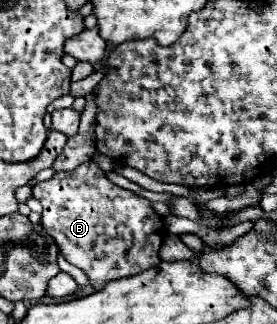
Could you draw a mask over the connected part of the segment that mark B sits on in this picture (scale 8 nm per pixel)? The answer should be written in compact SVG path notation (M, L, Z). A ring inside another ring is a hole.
M92 160L86 164L80 164L72 172L58 172L54 178L38 182L32 194L44 206L44 212L42 212L44 230L56 240L66 260L78 266L80 270L84 270L84 274L88 276L88 282L96 290L102 290L112 280L140 274L162 262L158 252L166 234L164 218L152 208L152 204L146 198L112 184Z

